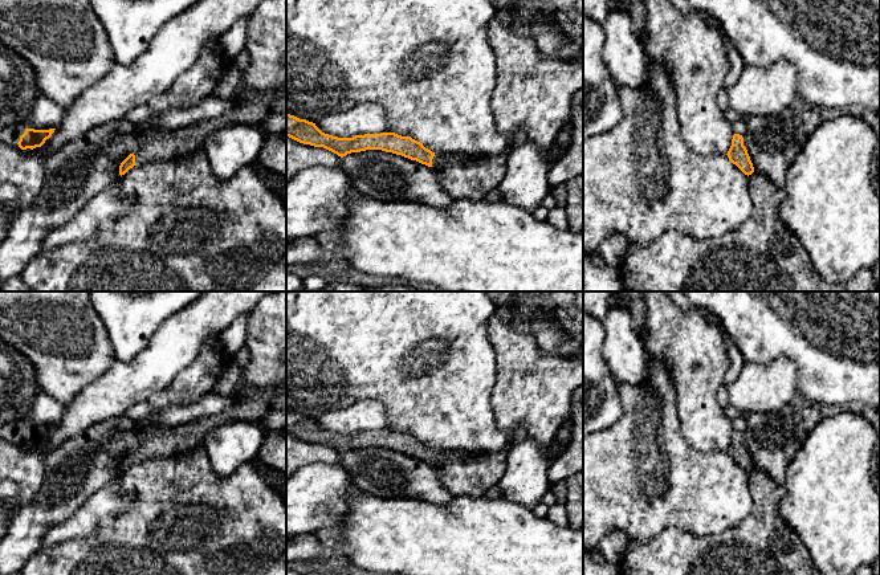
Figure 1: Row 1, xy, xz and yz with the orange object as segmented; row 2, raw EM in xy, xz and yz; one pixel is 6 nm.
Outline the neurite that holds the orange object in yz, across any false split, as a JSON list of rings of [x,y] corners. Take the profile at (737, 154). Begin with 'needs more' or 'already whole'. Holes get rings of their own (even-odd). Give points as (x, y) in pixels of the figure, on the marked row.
already whole; [[[734,134],[732,139],[732,146],[728,151],[729,160],[736,164],[745,175],[751,175],[754,172],[753,163],[743,146],[743,138],[740,134]]]

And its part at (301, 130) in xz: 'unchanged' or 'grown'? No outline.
grown

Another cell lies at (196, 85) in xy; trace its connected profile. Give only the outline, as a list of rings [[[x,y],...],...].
[[[219,37],[208,41],[195,65],[166,93],[167,98],[180,110],[200,105],[212,97],[217,82],[232,62],[223,54]]]

